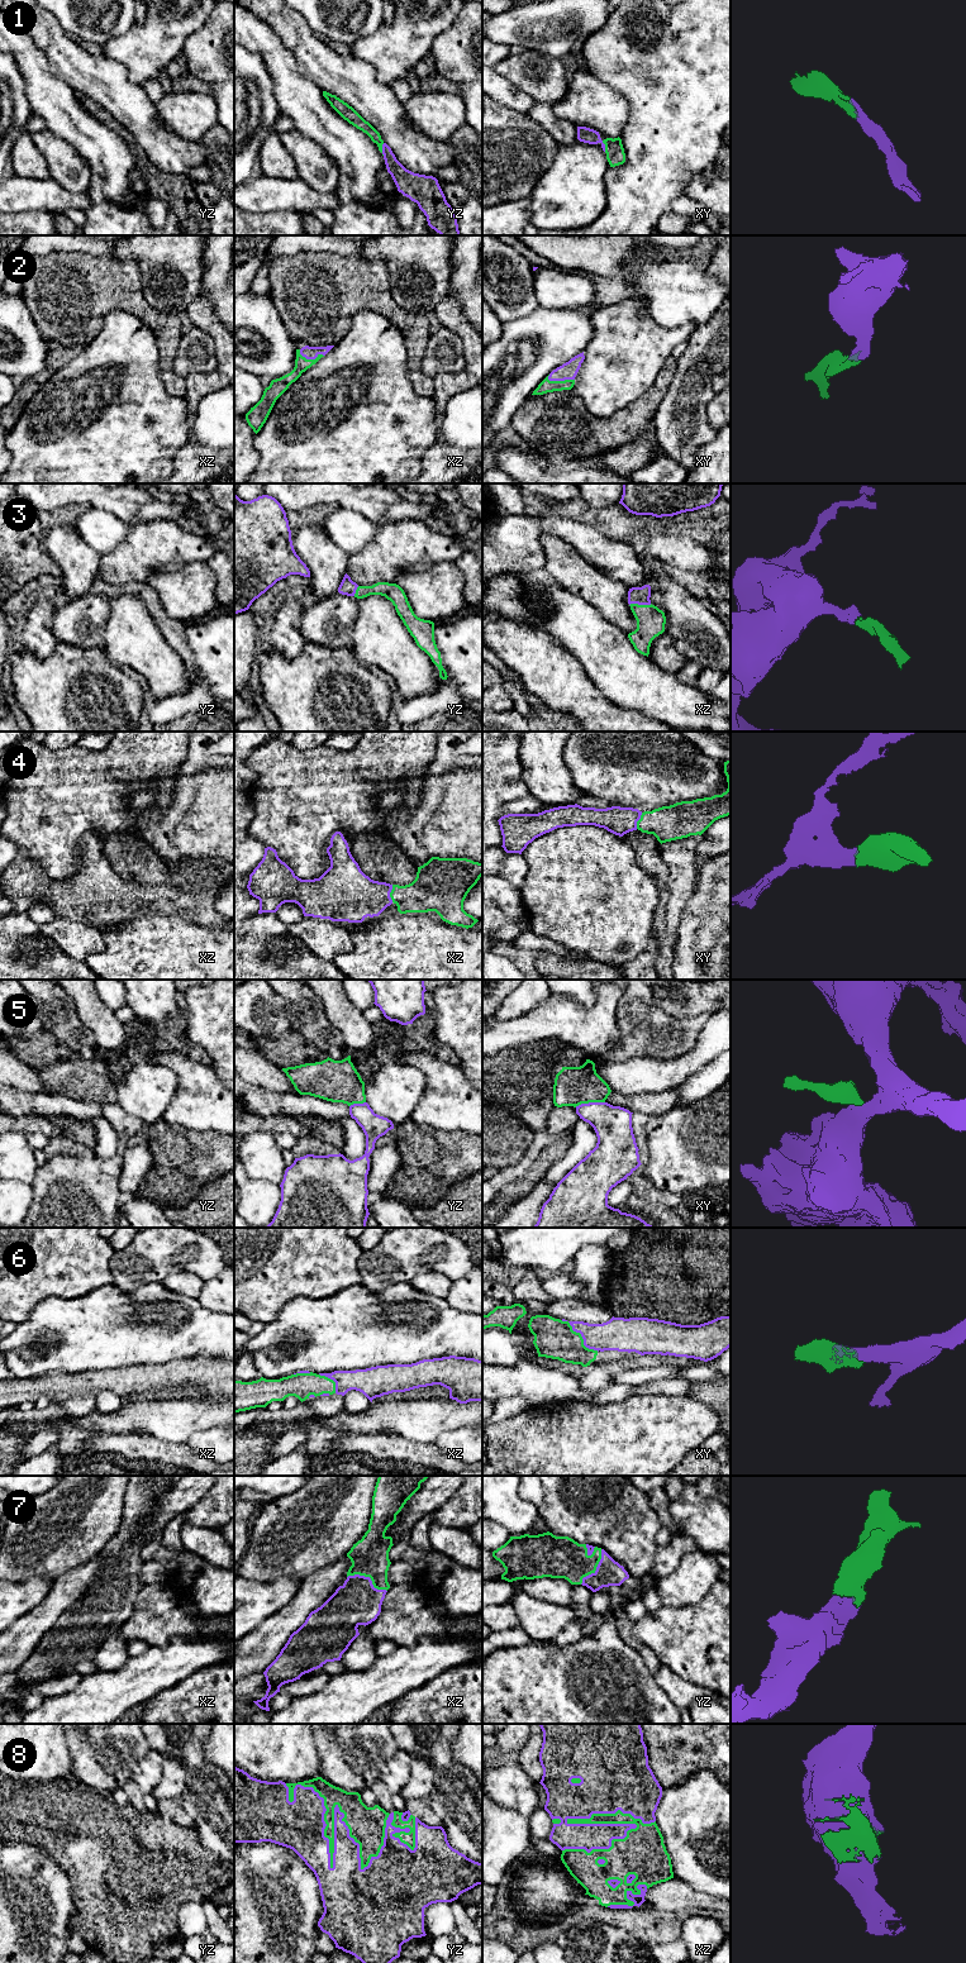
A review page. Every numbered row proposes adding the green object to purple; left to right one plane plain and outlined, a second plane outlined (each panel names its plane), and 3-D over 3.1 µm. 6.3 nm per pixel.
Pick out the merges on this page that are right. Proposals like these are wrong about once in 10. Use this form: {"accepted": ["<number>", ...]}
{"accepted": ["1", "2", "3", "4", "6", "7", "8"]}

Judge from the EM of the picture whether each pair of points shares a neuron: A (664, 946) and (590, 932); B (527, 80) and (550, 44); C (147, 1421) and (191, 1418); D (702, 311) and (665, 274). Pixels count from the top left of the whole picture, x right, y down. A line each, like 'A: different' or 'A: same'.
A: different
B: different
C: same
D: same

